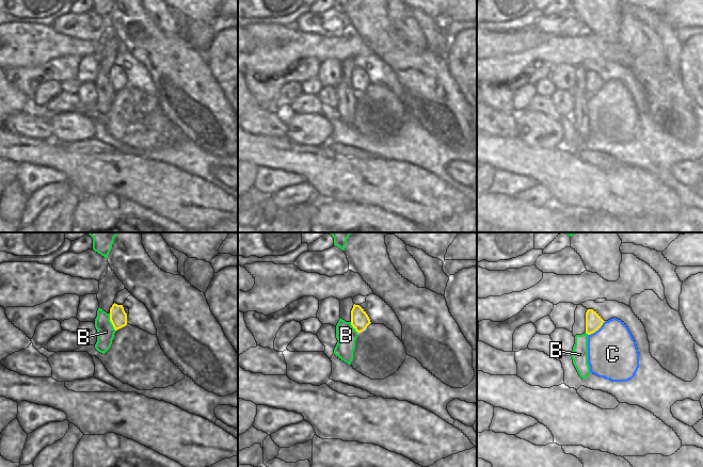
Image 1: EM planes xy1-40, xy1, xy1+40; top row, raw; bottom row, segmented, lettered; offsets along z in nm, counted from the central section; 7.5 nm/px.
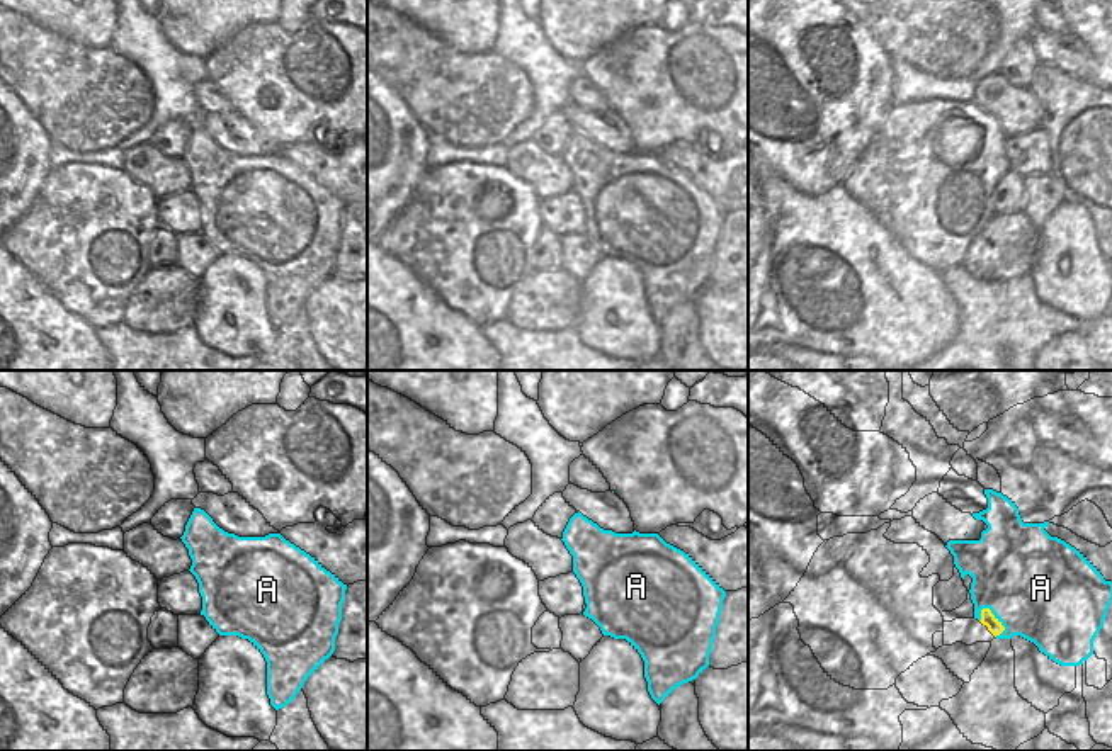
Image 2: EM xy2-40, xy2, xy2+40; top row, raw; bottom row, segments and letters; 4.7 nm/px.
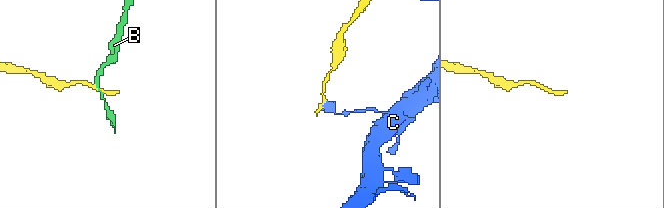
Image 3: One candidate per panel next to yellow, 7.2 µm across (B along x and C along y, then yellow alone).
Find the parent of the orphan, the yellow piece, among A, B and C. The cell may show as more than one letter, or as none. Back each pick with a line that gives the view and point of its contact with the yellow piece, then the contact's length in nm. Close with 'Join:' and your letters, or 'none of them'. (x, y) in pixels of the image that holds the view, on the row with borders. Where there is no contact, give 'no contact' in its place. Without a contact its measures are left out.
Join: none of them

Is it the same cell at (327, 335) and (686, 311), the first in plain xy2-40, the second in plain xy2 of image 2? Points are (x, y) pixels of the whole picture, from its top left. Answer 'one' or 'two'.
two

